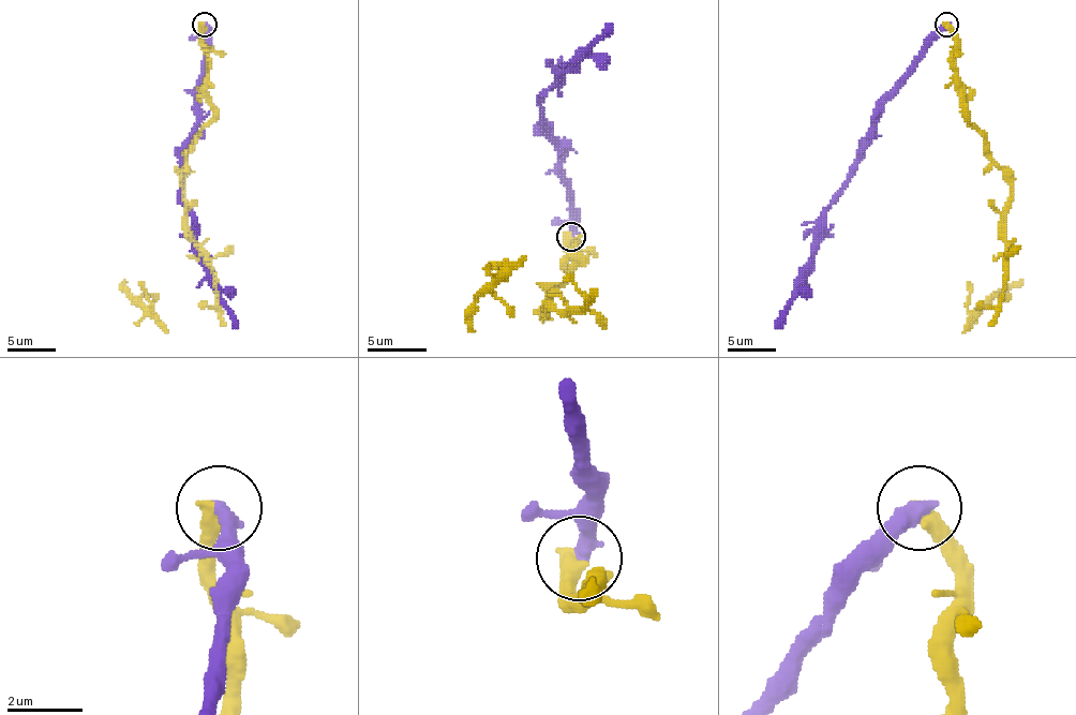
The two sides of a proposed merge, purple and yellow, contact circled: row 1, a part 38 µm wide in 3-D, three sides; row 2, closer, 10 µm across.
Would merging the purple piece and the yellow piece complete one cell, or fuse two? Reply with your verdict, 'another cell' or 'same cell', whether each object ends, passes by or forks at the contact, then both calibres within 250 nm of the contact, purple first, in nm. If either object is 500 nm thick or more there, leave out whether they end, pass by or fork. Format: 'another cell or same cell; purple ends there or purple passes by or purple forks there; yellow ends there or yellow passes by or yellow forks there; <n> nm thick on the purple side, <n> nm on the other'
another cell; purple ends there; yellow ends there; 480 nm thick on the purple side, 480 nm on the other

